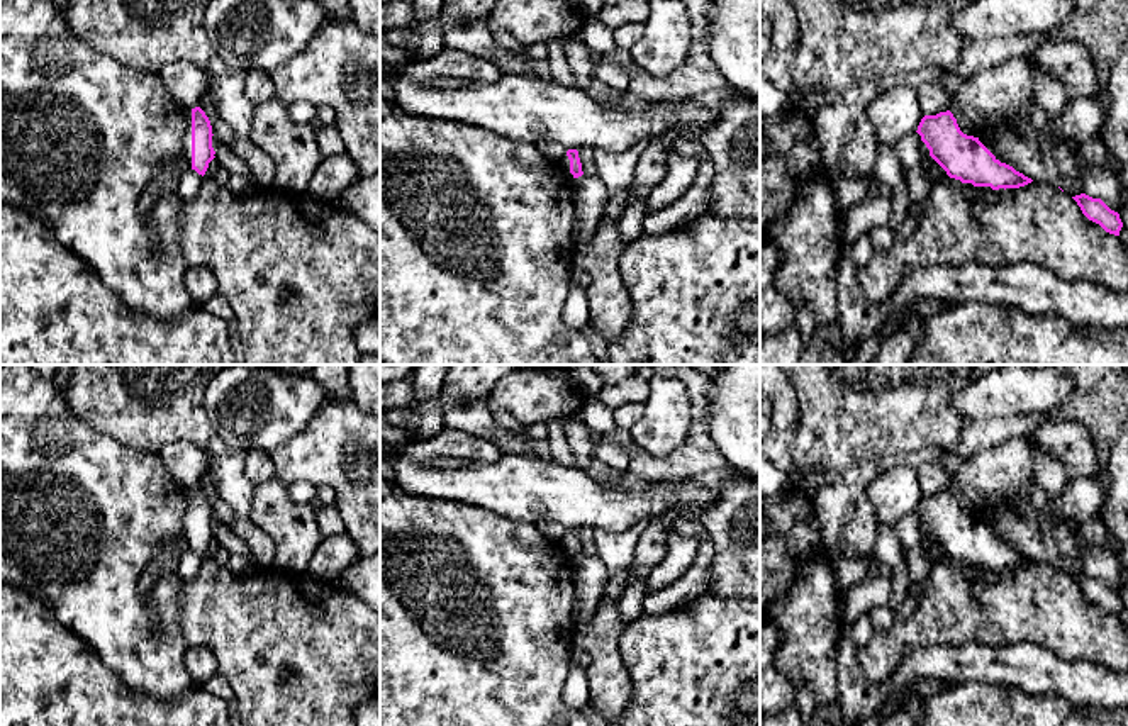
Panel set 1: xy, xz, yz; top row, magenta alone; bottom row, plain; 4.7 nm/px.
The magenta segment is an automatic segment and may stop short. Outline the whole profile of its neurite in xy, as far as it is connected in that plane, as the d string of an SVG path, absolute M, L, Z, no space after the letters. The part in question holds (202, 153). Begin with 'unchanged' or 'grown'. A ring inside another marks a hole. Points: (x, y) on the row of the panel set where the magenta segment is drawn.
grown; M200 107L187 109L185 117L183 158L187 161L187 168L192 168L204 176L209 163L215 158L215 151L212 148L212 126Z

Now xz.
grown; M568 149L565 154L565 170L563 173L567 175L567 178L572 182L573 178L578 178L584 175L582 171L582 163L578 158L578 151L577 149Z

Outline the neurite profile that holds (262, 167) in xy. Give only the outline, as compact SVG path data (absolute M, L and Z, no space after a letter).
M234 139L227 148L248 163L254 185L260 188L275 185L275 163L261 148L239 139Z

